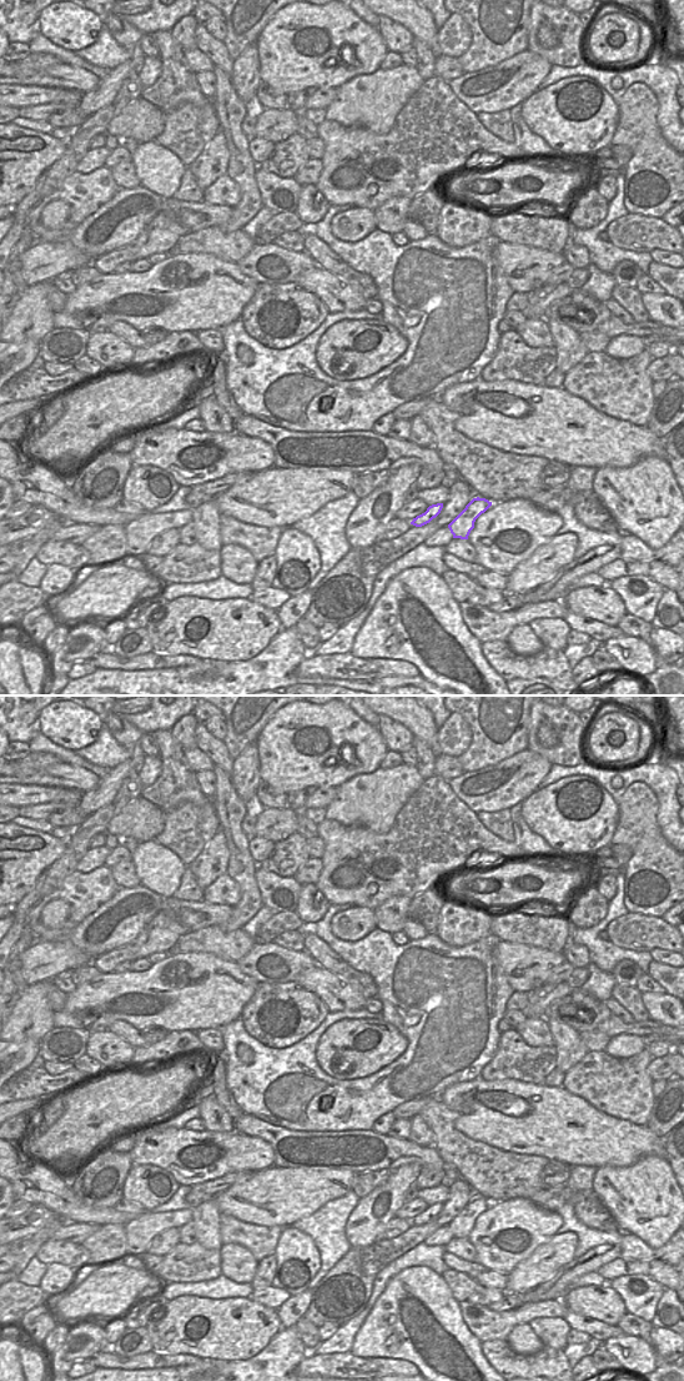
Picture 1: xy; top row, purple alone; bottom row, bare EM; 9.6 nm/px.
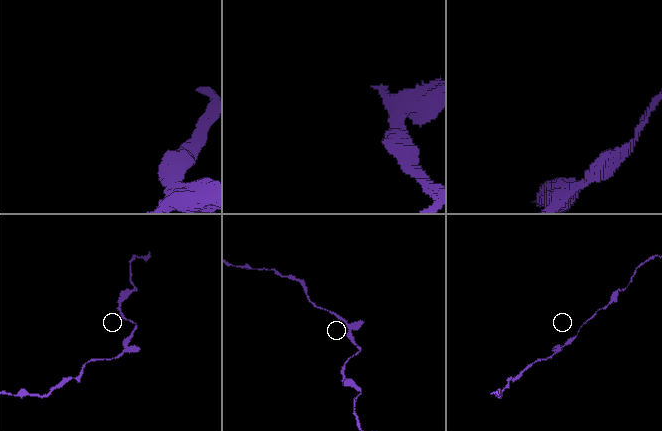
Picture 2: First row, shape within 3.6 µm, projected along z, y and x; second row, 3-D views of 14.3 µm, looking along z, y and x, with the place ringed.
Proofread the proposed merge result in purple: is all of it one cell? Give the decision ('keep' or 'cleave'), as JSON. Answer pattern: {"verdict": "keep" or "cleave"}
{"verdict": "keep"}

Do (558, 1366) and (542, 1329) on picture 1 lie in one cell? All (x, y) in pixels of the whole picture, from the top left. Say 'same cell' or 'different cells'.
different cells

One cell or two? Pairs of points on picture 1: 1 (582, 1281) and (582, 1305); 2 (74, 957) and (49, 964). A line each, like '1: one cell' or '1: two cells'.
1: two cells
2: one cell

